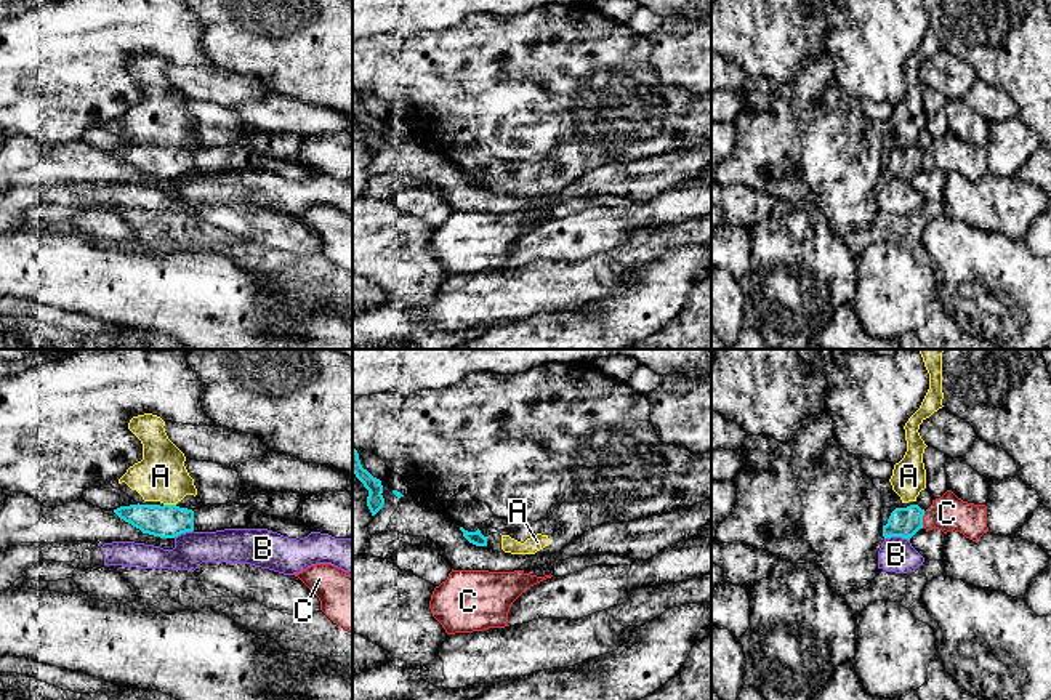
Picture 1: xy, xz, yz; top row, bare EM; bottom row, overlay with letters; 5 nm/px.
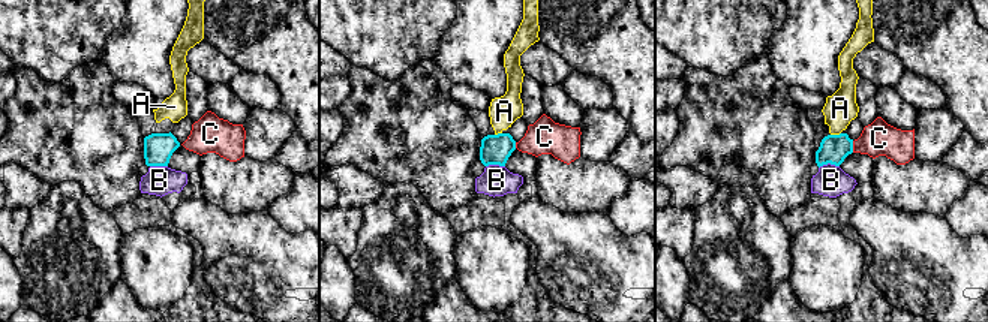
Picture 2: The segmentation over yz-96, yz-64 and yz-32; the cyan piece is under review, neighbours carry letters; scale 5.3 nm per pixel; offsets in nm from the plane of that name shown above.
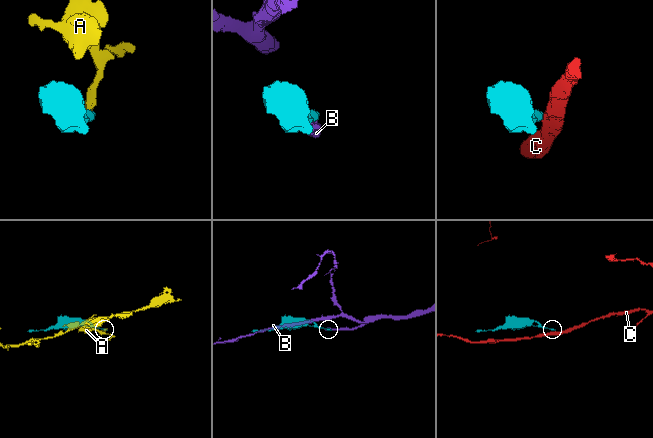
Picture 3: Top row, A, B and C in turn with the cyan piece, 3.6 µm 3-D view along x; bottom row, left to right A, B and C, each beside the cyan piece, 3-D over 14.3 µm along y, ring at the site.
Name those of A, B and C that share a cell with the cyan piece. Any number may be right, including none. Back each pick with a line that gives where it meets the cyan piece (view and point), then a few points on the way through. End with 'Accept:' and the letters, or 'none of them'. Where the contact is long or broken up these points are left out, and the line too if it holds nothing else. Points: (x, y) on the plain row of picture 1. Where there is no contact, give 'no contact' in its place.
Accept: none of them

